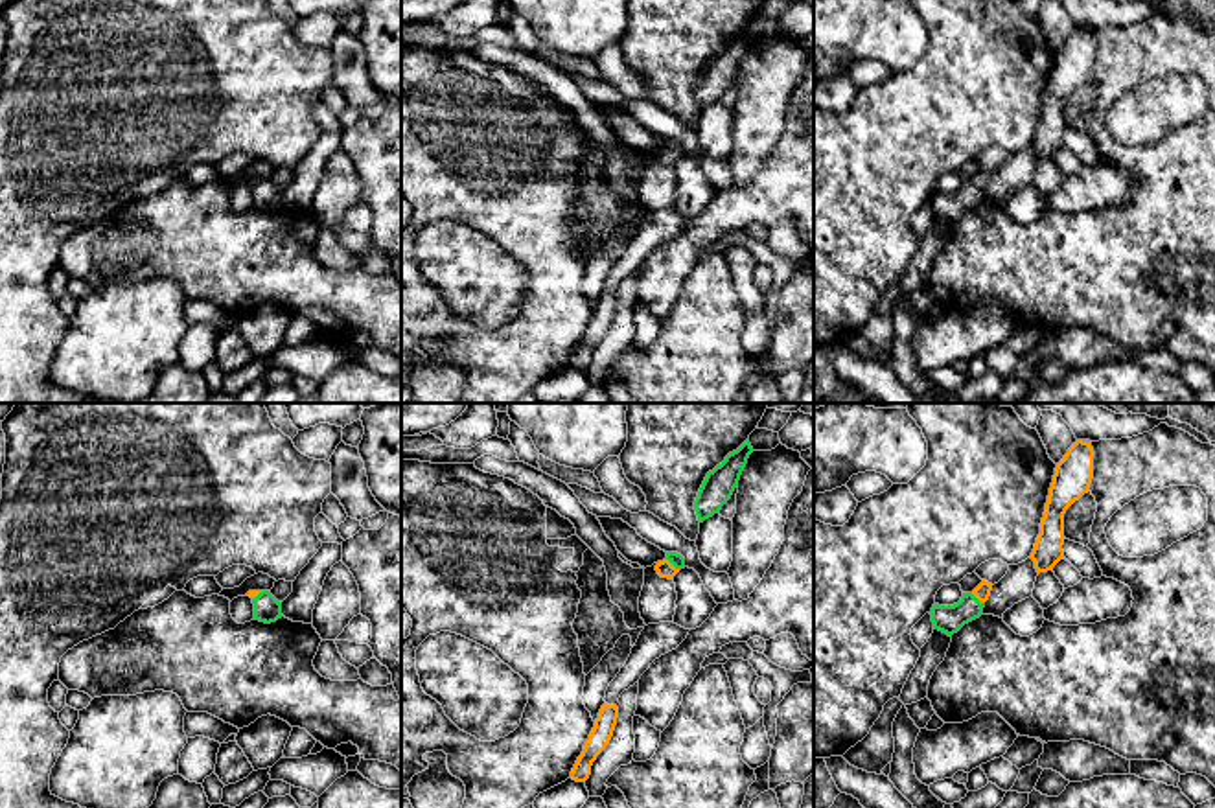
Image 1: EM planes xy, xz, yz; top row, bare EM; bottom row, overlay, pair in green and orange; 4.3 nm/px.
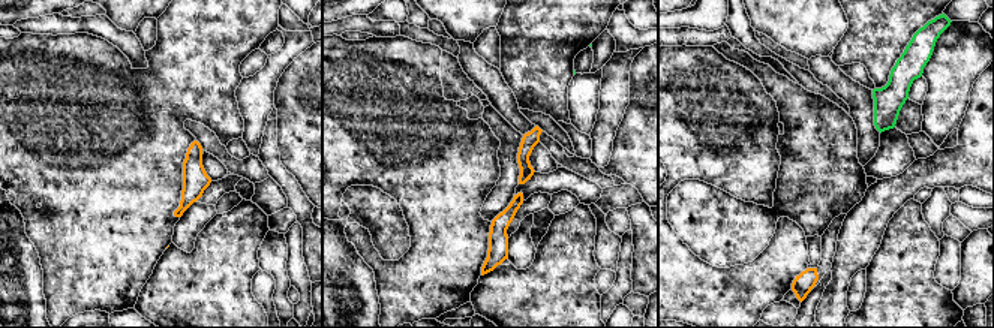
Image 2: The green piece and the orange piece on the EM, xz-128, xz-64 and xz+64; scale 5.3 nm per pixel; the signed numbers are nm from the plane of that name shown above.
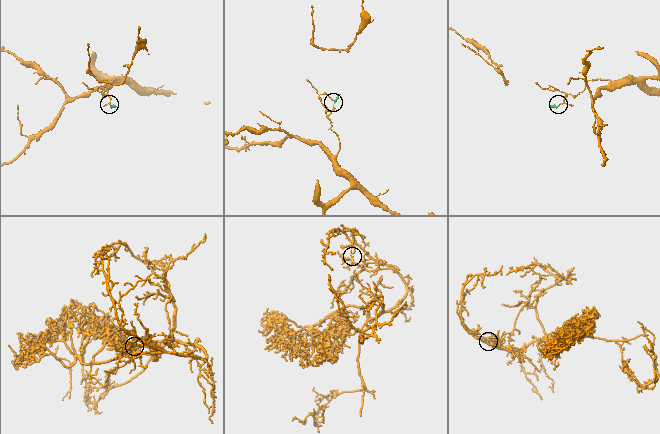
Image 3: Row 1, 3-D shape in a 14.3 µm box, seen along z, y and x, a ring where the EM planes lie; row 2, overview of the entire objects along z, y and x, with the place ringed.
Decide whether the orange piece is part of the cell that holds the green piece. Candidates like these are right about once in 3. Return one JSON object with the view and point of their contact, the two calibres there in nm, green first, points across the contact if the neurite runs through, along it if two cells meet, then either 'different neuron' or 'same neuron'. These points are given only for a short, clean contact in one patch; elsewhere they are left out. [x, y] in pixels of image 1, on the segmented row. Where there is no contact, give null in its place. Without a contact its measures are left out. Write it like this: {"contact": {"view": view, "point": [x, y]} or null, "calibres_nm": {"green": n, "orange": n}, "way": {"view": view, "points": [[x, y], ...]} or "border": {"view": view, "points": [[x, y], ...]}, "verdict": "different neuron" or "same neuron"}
{"contact": {"view": "xz", "point": [674, 565]}, "calibres_nm": {"green": 60, "orange": 80}, "way": {"view": "xz", "points": [[674, 558], [674, 565], [665, 569]]}, "verdict": "same neuron"}

